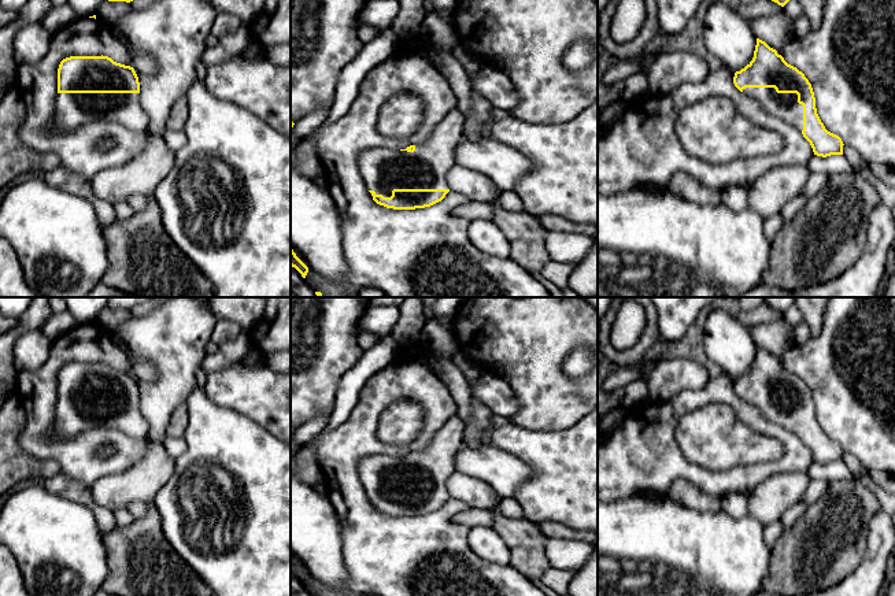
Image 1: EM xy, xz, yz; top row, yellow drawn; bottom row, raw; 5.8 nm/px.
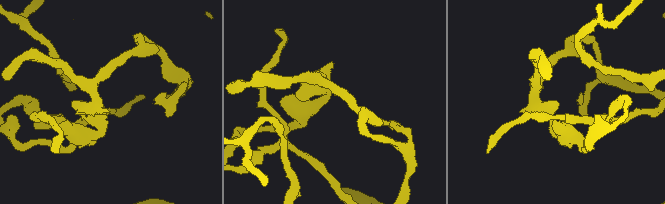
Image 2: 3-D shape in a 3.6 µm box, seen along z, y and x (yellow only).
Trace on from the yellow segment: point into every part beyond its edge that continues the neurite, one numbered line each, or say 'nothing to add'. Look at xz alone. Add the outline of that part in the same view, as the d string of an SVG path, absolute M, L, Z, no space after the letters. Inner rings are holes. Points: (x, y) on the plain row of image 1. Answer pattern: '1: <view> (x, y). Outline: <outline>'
1: xz (383, 477). Outline: M455 414L414 459L373 455L359 462L358 475L369 497L391 504L393 496L450 496L447 480L456 471L466 422Z

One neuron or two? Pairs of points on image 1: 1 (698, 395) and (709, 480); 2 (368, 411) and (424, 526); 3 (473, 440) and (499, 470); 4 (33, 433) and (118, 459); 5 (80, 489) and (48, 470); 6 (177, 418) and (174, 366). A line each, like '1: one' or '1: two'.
1: one
2: one
3: two
4: one
5: two
6: two

